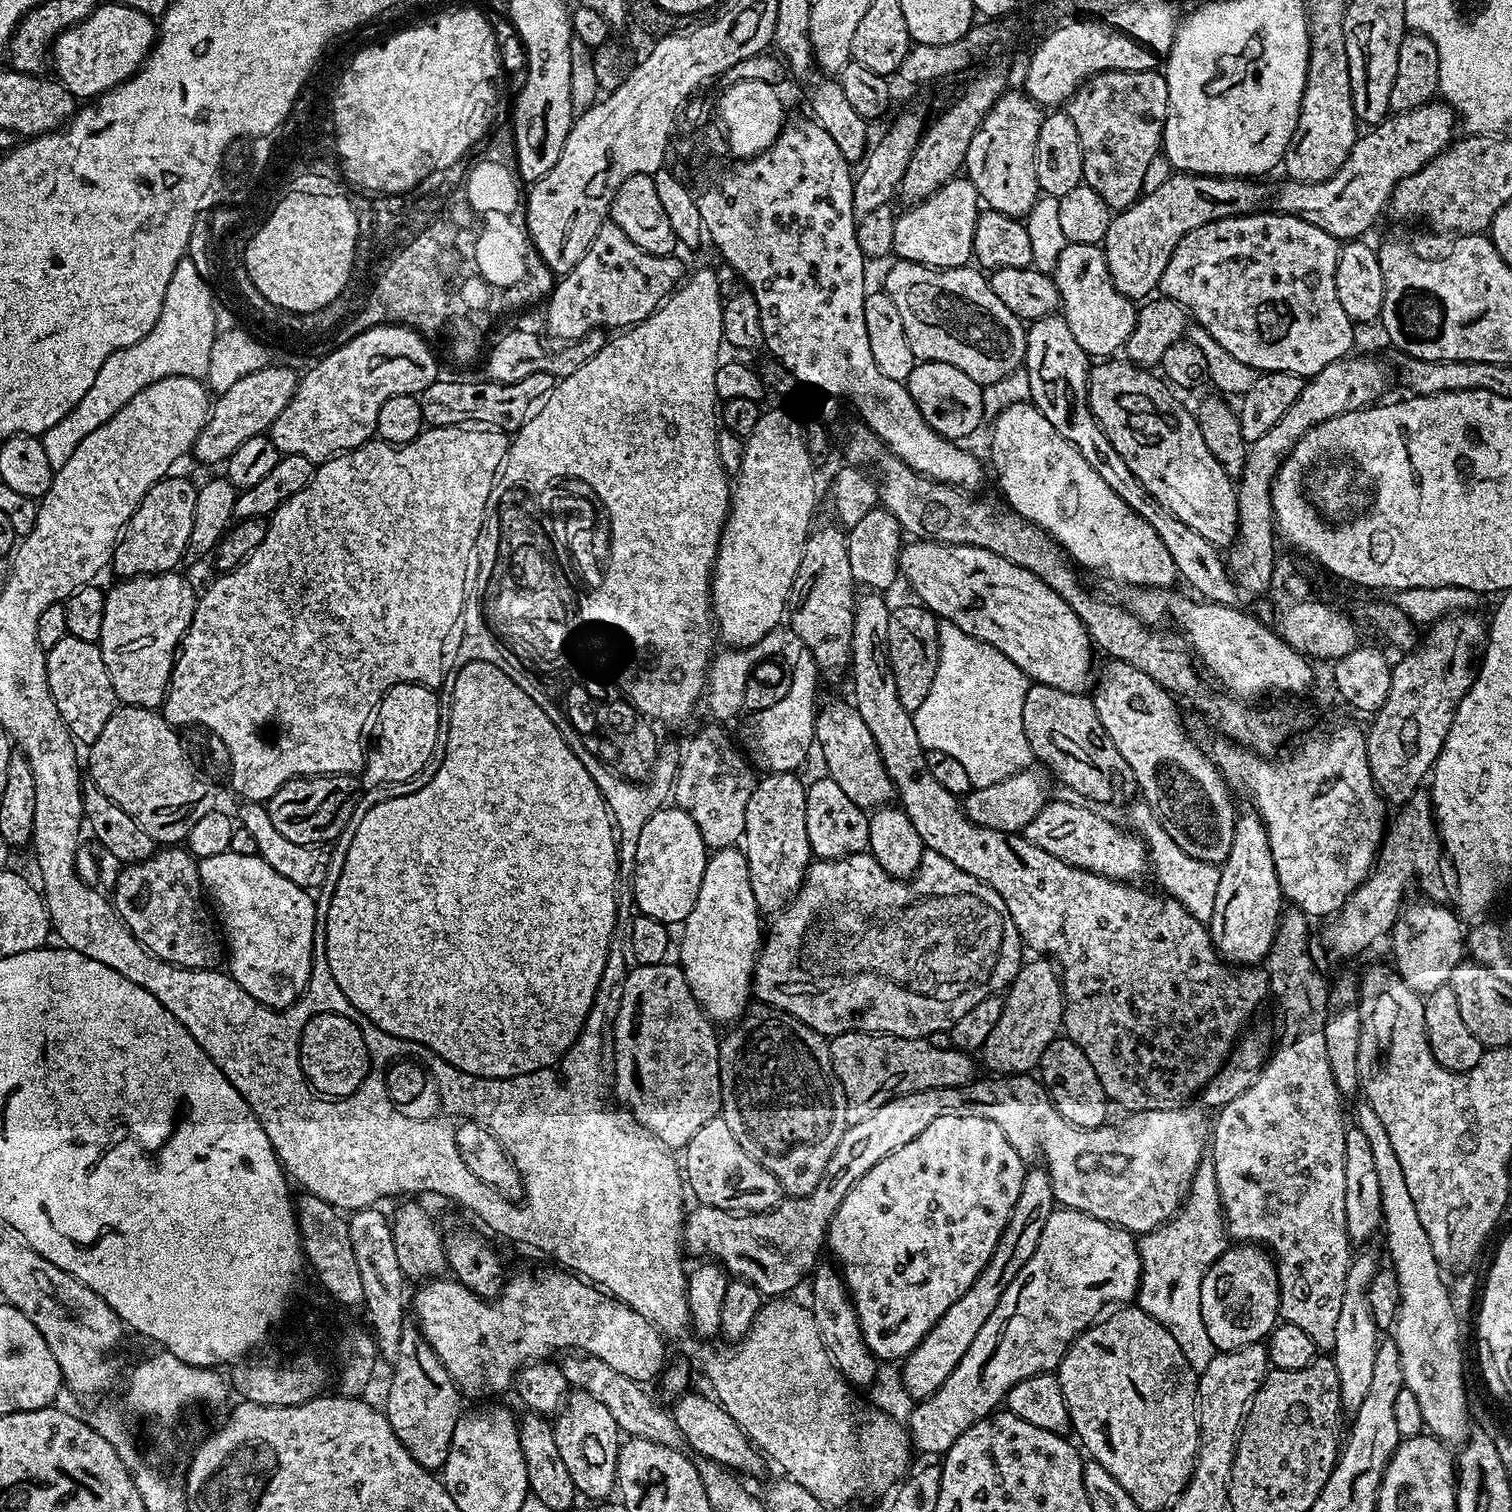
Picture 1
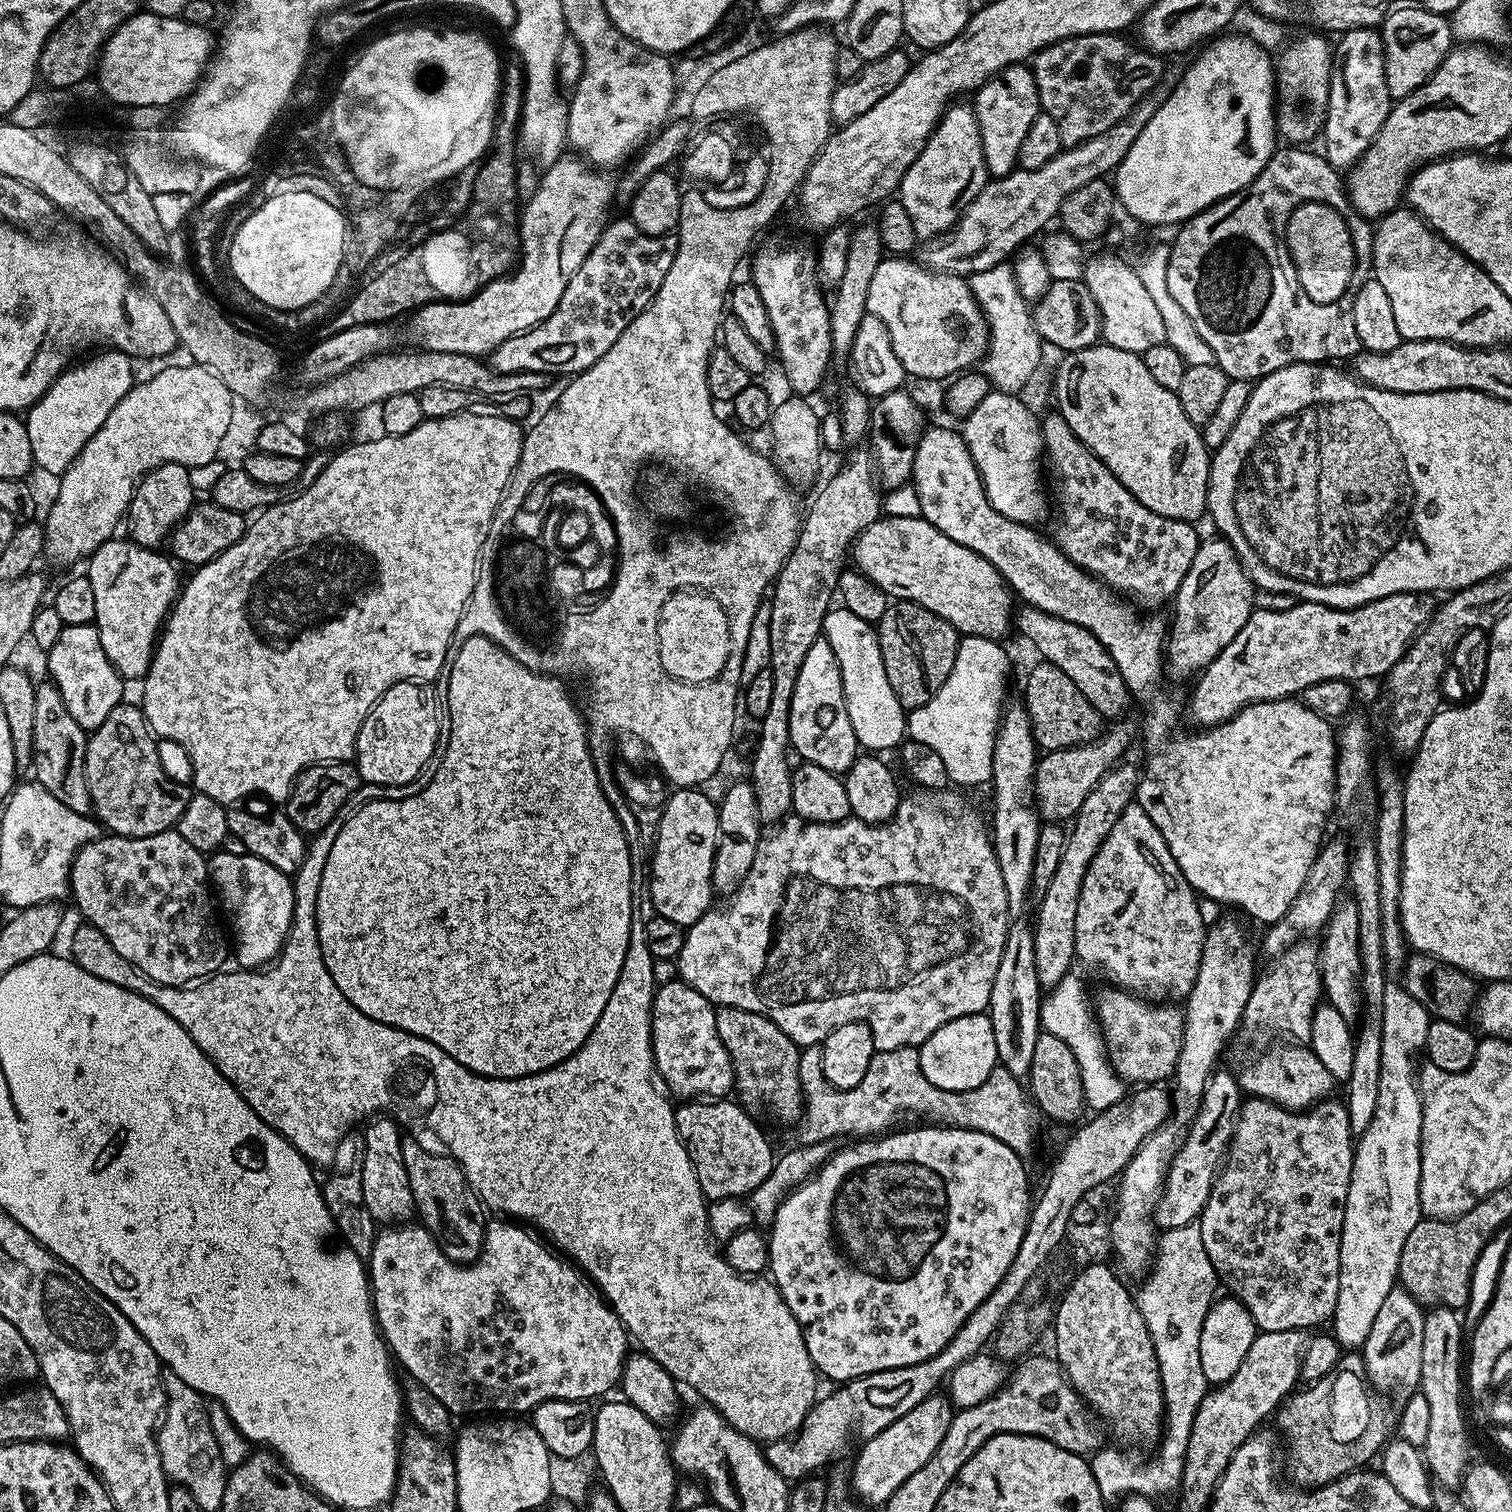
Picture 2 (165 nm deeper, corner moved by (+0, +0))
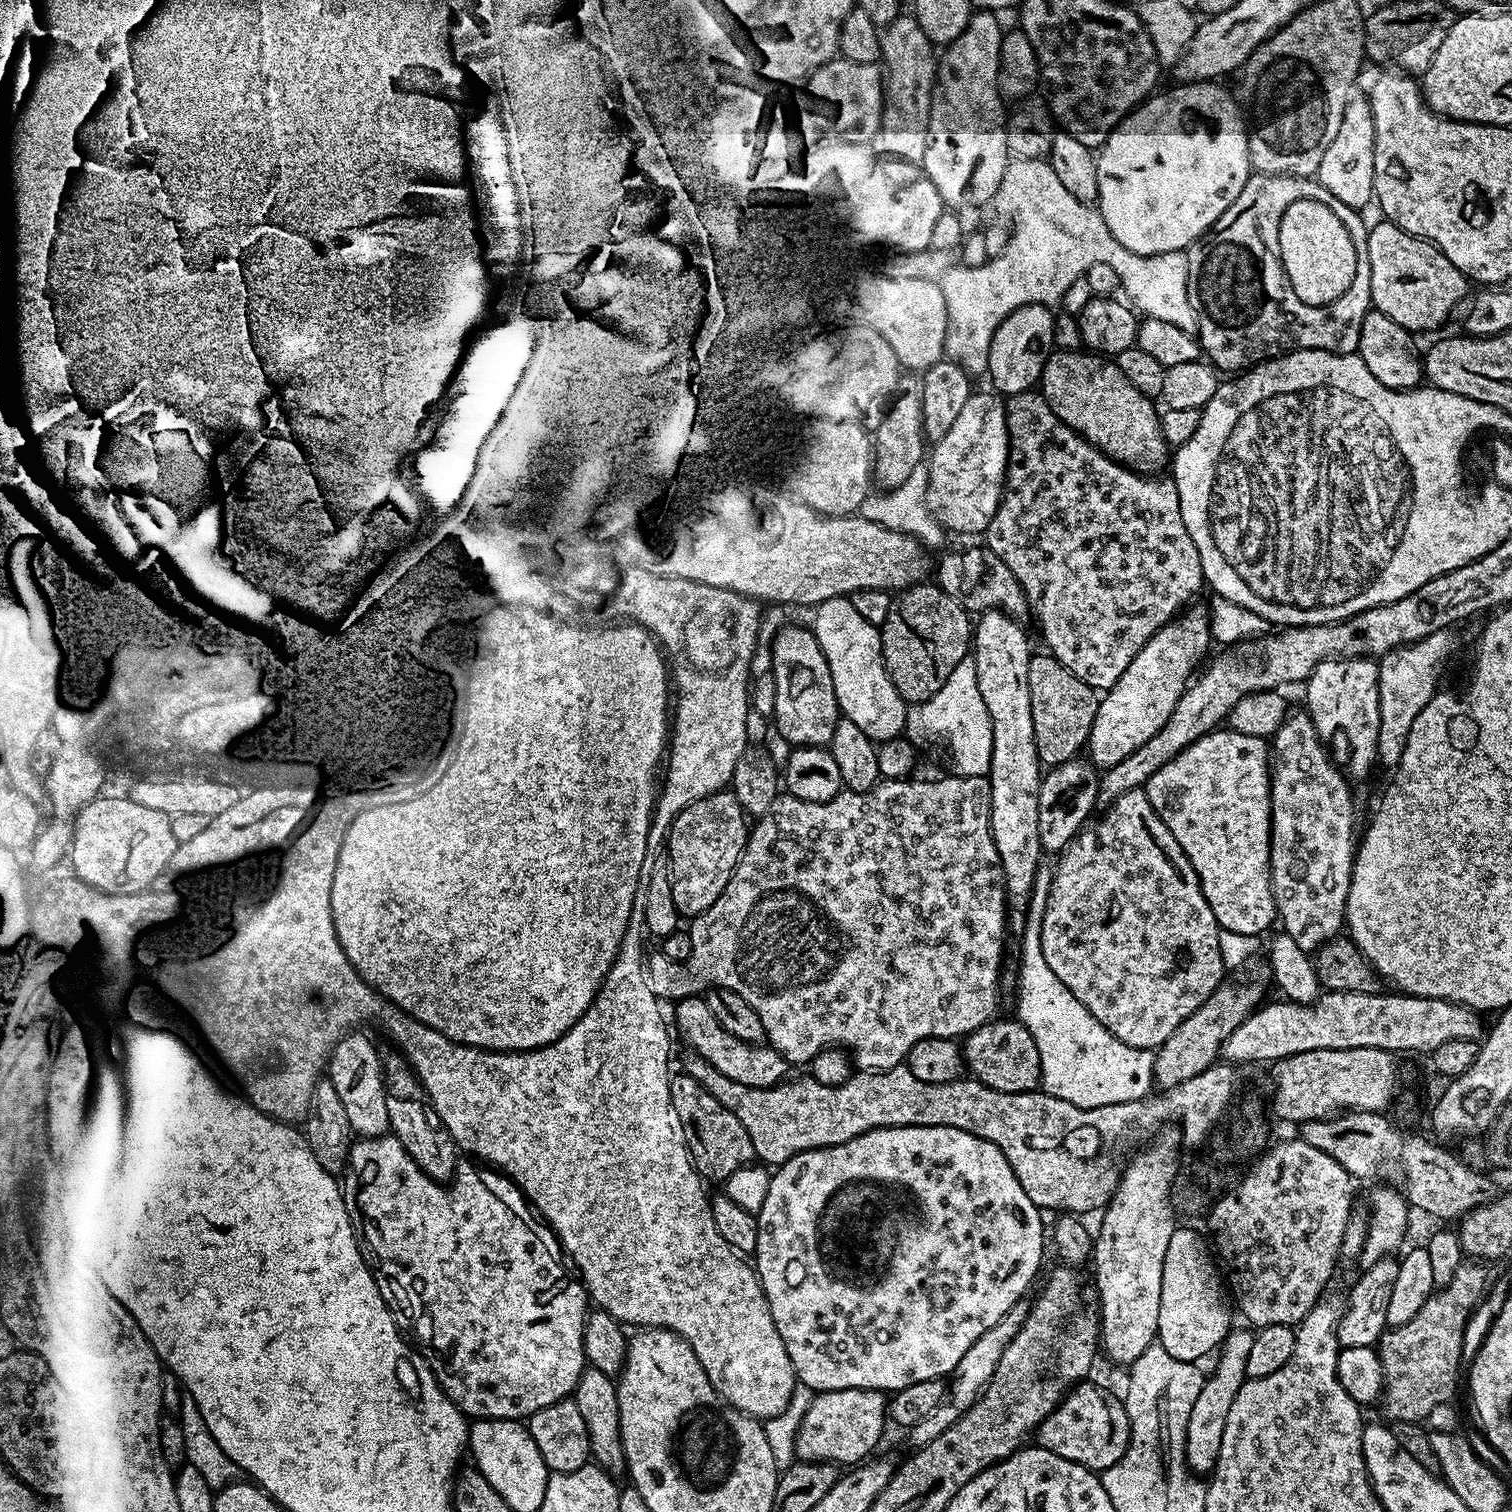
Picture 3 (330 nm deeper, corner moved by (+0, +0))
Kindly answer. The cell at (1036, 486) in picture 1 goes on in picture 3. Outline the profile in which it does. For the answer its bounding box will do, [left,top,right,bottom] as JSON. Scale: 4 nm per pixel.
[922,388,1006,529]

